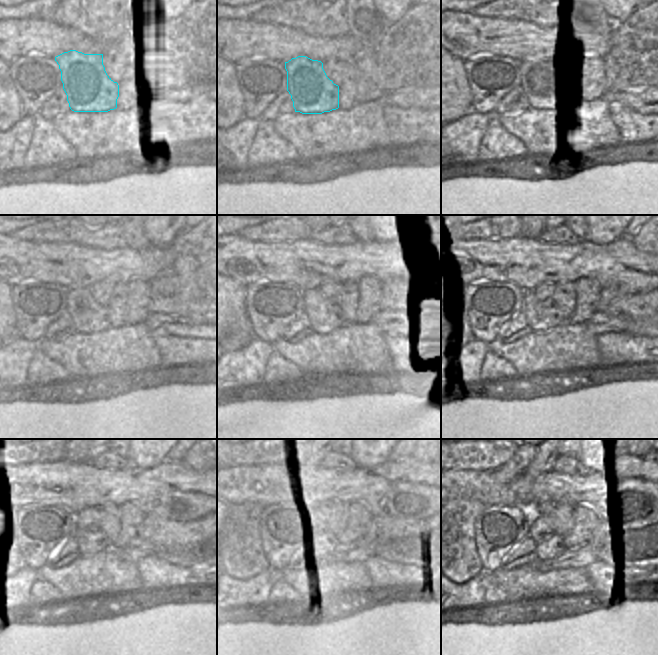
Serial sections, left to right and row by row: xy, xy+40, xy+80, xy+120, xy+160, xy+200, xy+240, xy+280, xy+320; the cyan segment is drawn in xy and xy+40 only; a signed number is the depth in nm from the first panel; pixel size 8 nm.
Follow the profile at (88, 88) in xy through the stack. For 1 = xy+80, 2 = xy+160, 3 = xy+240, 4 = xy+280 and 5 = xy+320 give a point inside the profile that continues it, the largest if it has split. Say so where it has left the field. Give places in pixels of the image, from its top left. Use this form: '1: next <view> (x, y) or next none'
1: next xy+80 (541, 93)
2: next xy+160 (322, 317)
3: next xy+240 (90, 542)
4: next xy+280 (325, 545)
5: next xy+320 (552, 545)

